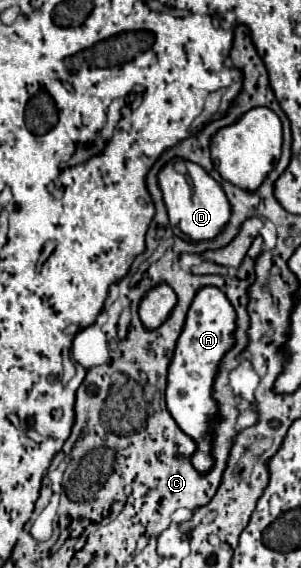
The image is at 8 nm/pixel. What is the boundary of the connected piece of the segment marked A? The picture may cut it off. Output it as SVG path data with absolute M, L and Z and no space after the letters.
M201 288L189 308L185 328L177 340L175 356L169 366L167 376L167 408L175 418L177 426L195 442L197 450L191 456L191 466L199 474L207 474L213 470L213 440L215 428L213 420L219 420L219 404L213 398L213 382L219 372L221 358L235 346L235 308L227 300L227 296L217 288Z

